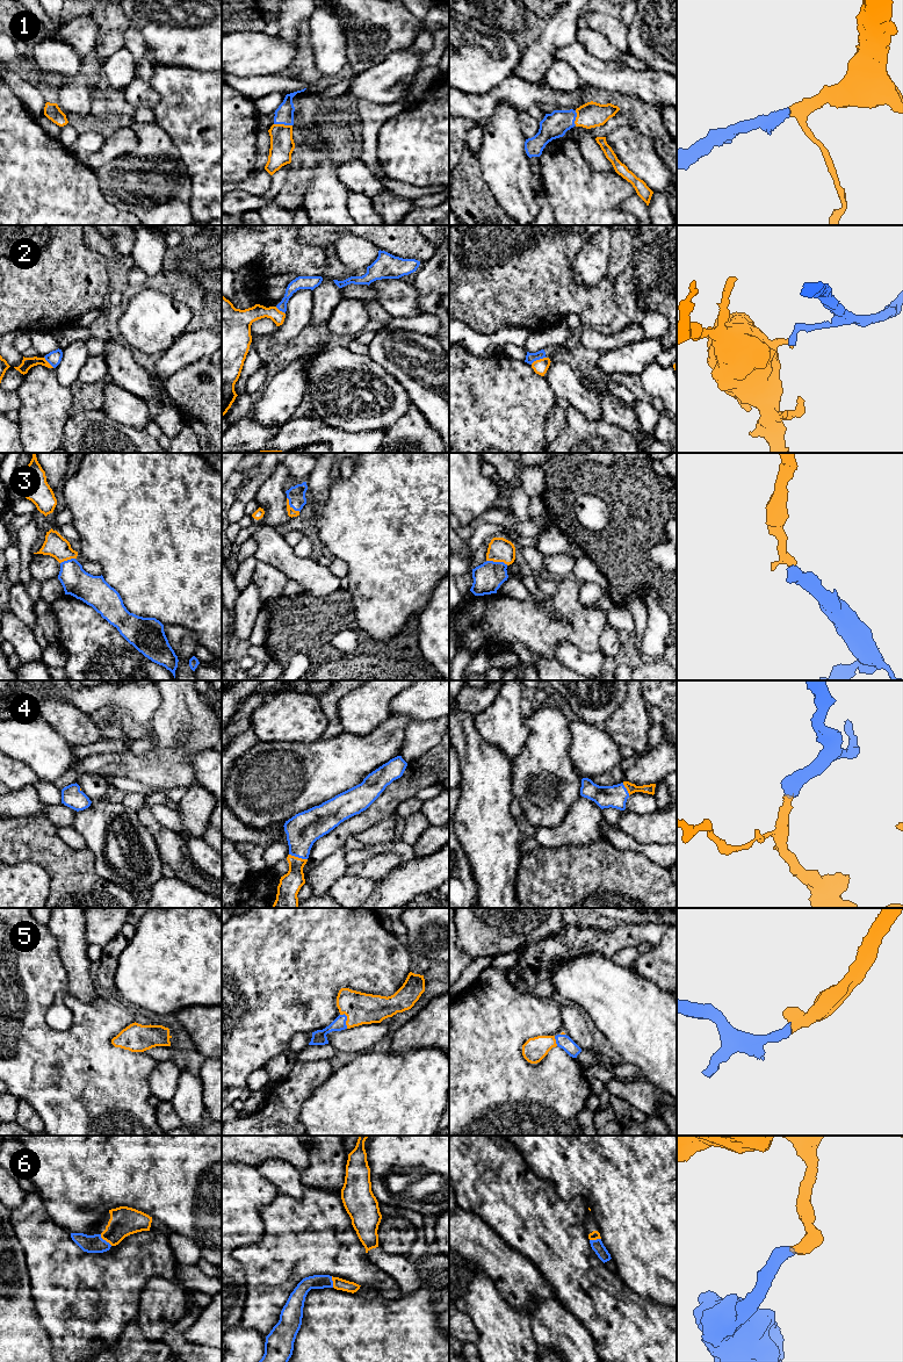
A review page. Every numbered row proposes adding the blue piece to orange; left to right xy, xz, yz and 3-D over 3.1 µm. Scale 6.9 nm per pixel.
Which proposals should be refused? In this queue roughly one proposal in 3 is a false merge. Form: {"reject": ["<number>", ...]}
{"reject": ["2"]}

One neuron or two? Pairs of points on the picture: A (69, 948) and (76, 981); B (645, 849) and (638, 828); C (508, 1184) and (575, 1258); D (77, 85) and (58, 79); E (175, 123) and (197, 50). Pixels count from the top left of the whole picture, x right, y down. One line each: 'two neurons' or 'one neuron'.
A: one neuron
B: two neurons
C: one neuron
D: two neurons
E: two neurons

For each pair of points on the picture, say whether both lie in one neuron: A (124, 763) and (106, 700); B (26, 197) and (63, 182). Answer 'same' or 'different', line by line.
A: different
B: same

